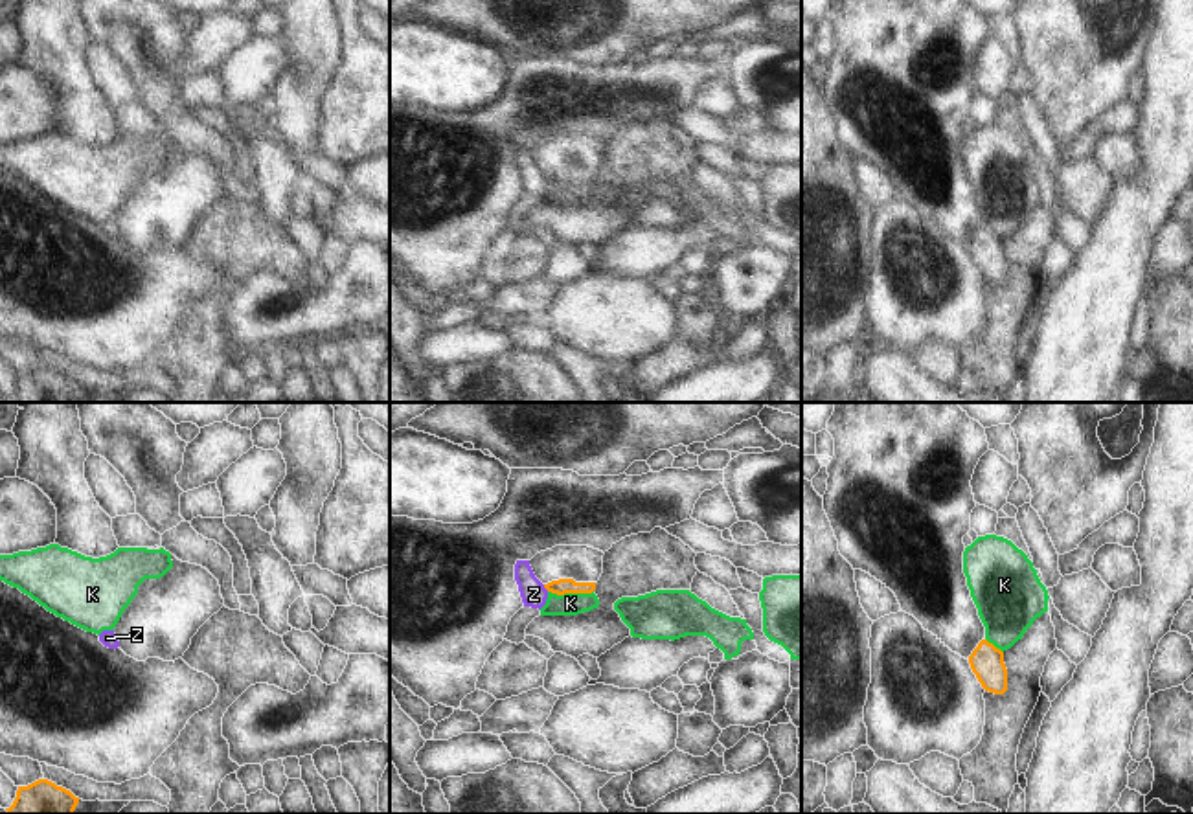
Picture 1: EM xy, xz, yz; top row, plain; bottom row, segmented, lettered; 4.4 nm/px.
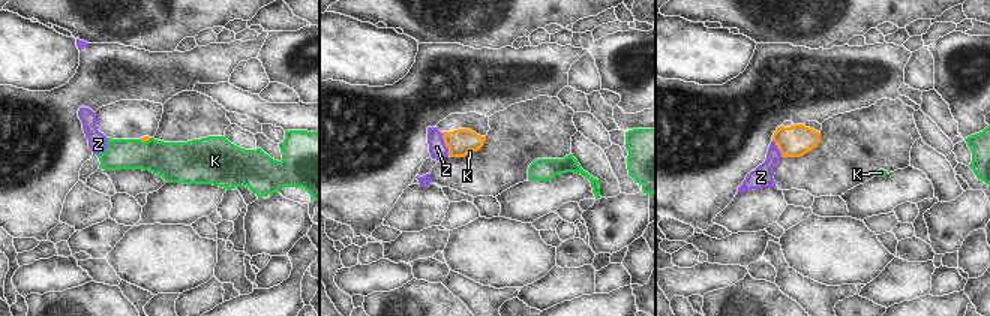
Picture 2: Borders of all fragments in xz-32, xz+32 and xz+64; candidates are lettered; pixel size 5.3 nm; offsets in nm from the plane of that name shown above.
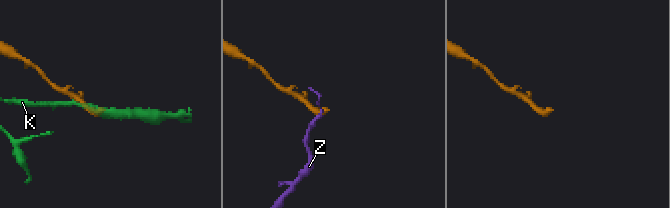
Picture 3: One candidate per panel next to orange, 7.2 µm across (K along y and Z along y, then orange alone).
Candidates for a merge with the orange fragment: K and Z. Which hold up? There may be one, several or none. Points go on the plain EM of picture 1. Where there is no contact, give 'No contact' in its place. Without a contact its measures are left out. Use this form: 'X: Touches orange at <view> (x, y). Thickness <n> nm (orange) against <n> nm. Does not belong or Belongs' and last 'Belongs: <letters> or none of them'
K: Touches orange at xz (570, 180). Thickness 70 nm (orange) against 100 nm. Does not belong
Z: Touches orange at xz (546, 177). Thickness 70 nm (orange) against 120 nm. Does not belong
Belongs: none of them

